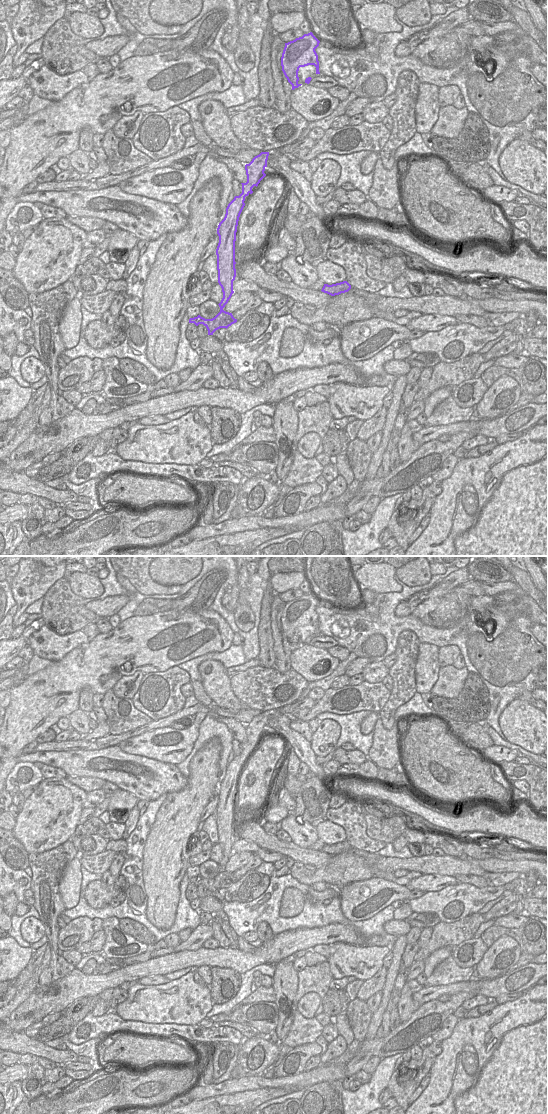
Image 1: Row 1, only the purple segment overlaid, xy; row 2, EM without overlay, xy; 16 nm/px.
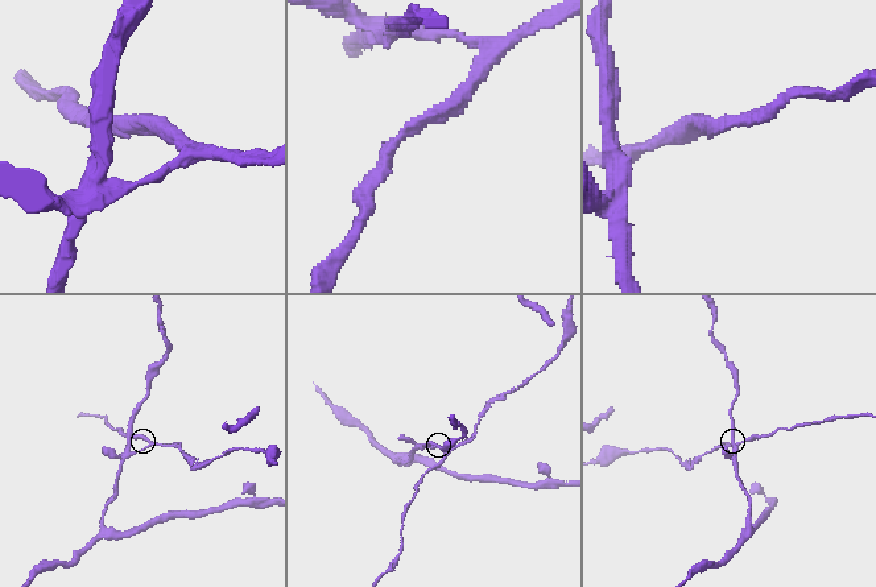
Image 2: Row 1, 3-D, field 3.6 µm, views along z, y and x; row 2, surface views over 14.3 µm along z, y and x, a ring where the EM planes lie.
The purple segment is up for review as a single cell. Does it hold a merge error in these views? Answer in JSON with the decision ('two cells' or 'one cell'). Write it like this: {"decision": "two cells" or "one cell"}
{"decision": "two cells"}

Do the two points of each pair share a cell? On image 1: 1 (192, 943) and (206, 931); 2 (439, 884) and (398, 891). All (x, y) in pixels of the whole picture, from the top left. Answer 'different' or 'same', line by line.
1: same
2: different

